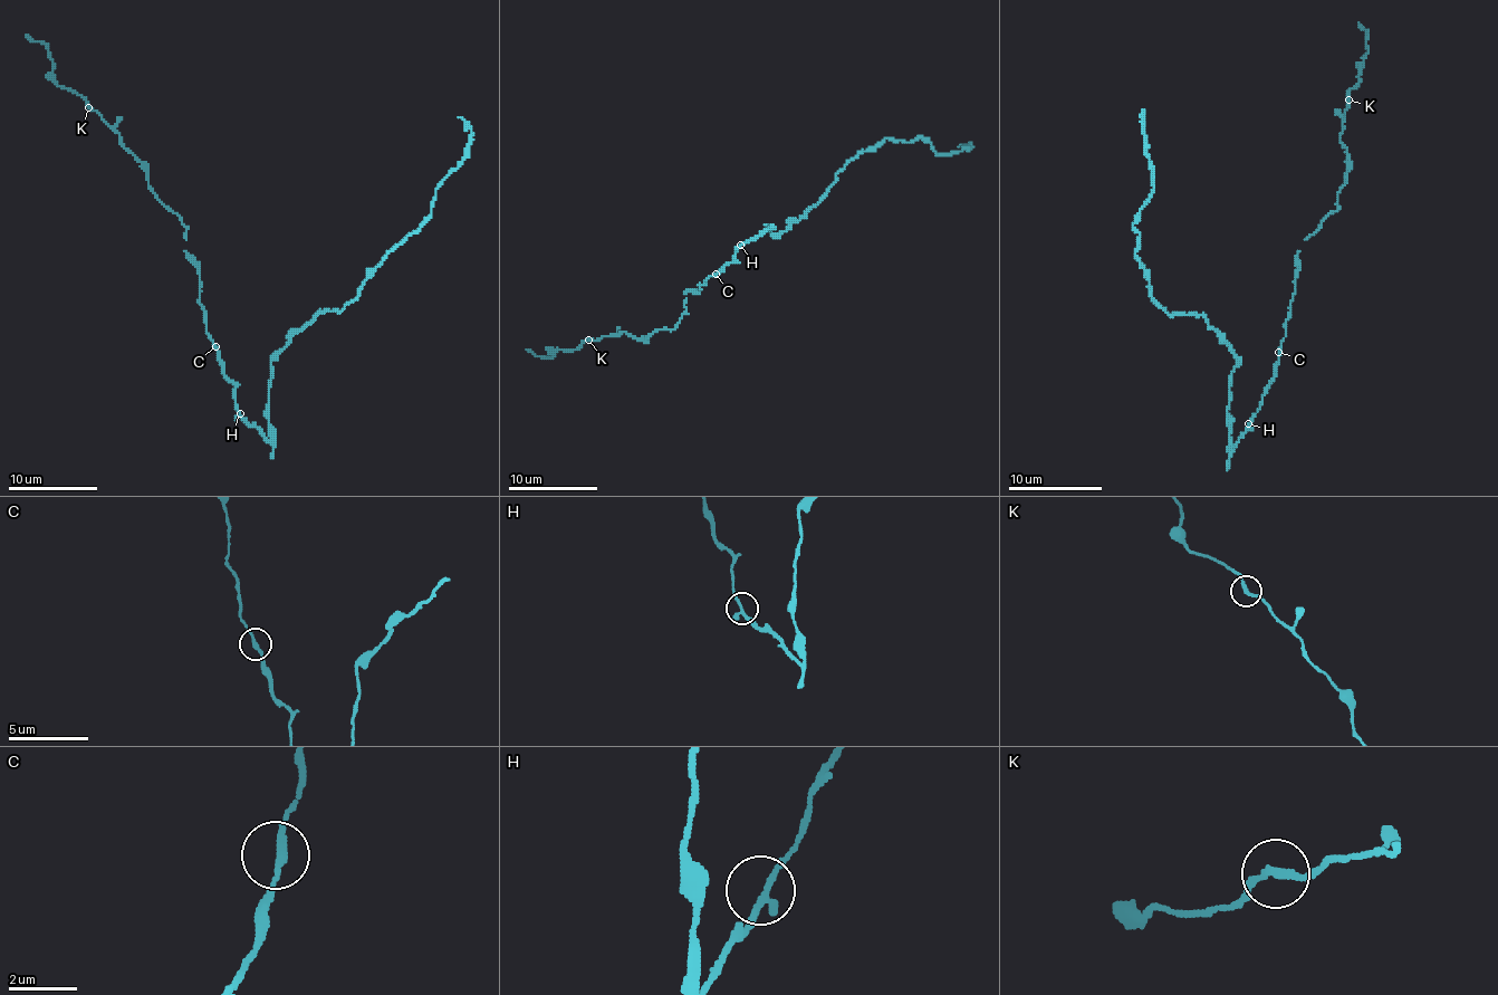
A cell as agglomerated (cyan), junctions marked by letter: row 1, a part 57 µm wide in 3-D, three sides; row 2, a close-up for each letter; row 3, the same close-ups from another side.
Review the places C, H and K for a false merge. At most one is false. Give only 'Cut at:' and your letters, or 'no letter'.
Cut at: no letter

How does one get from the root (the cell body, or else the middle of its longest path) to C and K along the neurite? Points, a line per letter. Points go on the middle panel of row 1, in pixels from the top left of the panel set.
C: (740, 247), (736, 258), (716, 274)
K: (740, 247), (731, 262), (687, 294), (687, 312), (673, 329), (658, 329), (649, 338), (622, 332), (588, 341)

